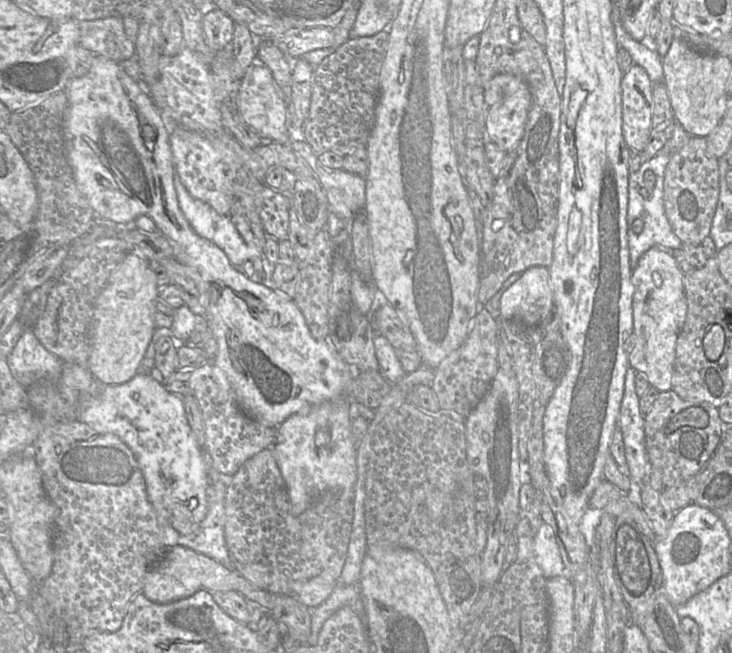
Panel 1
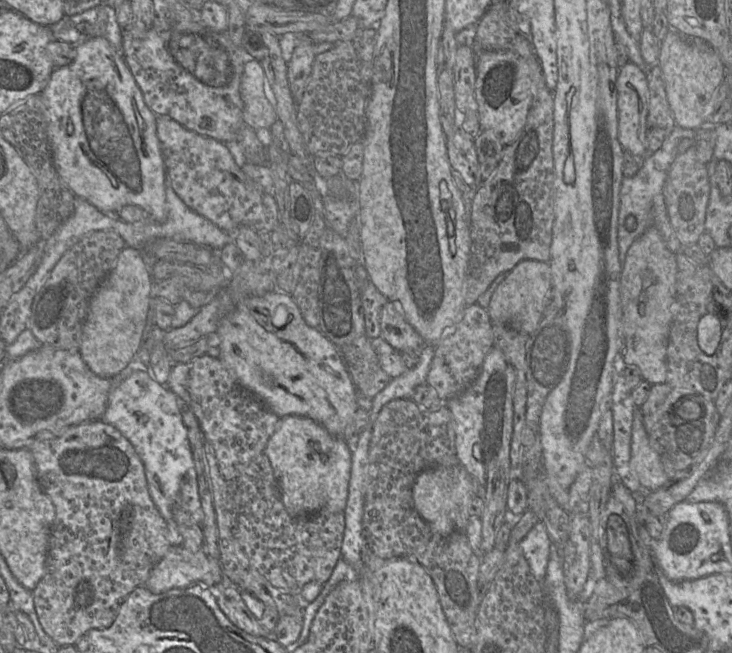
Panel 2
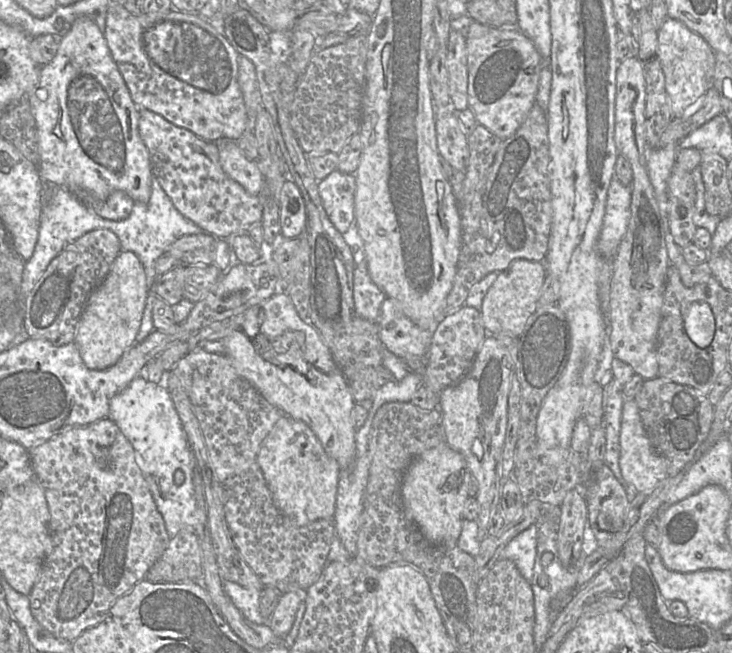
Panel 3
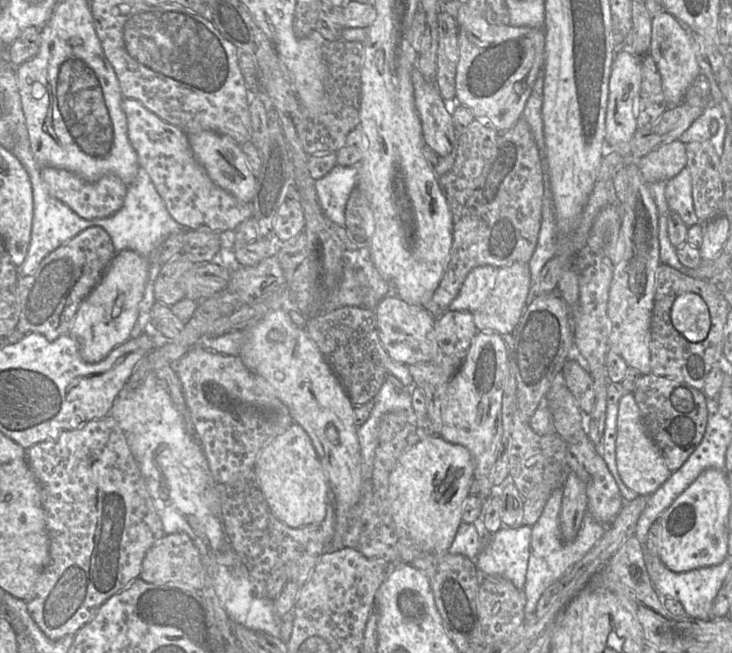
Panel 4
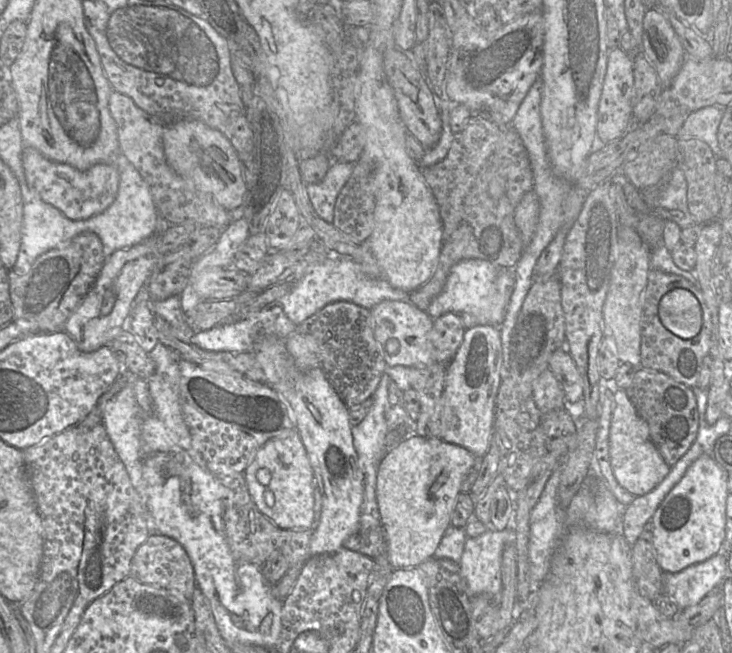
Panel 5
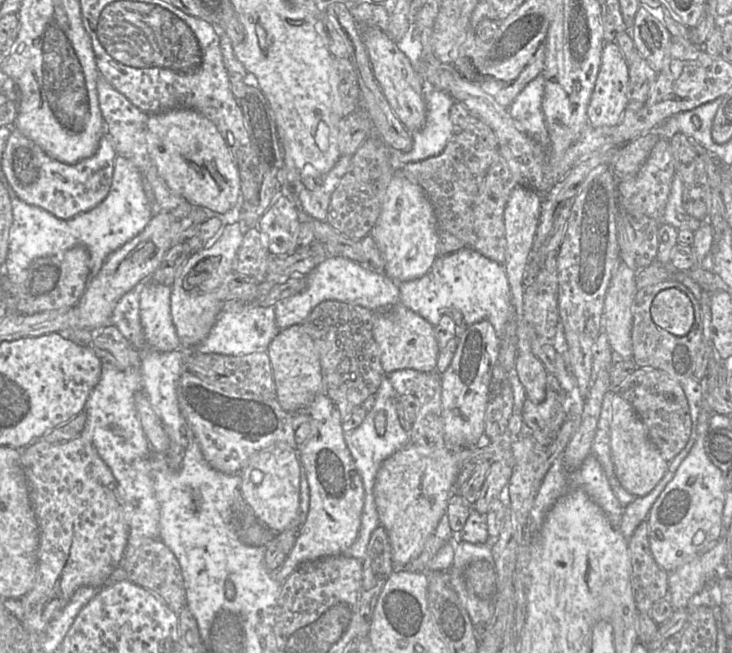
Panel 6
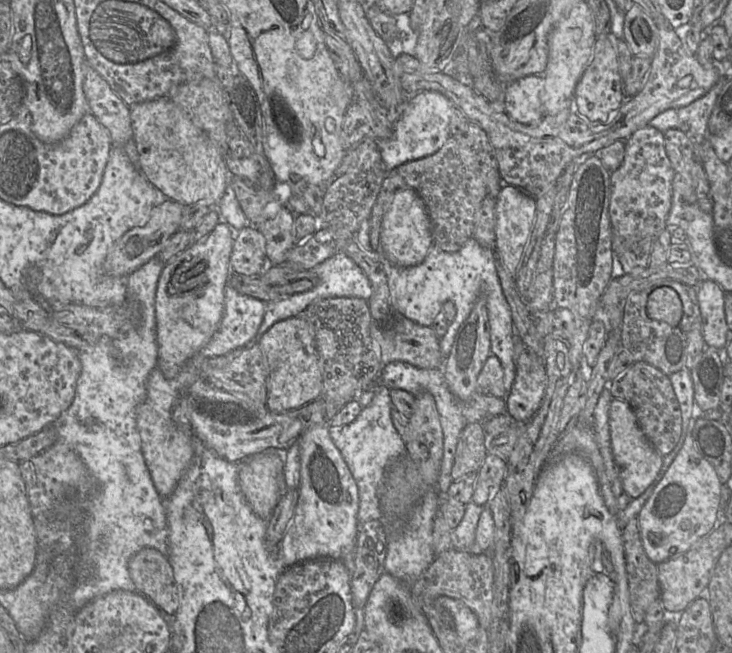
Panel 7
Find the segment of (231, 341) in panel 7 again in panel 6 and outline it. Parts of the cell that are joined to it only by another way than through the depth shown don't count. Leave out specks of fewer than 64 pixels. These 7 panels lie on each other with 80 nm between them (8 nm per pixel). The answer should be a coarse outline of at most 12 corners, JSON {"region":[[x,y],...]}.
{"region":[[224,302],[195,349],[266,352],[279,331],[274,306]]}

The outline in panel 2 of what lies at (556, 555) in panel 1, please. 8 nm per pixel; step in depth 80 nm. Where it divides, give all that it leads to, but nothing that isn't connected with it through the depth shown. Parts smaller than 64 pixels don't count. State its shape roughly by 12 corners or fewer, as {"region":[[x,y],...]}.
{"region":[[536,523],[519,543],[533,576],[545,579],[551,544]]}

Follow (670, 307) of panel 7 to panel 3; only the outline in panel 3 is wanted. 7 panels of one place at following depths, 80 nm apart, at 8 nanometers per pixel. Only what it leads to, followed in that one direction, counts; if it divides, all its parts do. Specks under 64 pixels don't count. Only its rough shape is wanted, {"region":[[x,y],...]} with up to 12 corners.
{"region":[[692,303],[684,325],[696,346],[713,341],[715,317],[707,303]]}

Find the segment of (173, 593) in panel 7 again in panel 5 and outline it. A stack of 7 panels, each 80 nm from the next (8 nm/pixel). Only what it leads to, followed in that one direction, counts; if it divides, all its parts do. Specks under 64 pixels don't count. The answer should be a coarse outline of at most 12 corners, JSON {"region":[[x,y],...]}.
{"region":[[153,533],[130,577],[192,601],[191,561],[176,540]]}

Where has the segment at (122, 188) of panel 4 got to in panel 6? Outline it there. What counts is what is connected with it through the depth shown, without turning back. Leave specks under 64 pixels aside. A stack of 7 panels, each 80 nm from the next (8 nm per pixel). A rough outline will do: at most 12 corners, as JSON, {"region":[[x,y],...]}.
{"region":[[13,128],[2,182],[68,220],[106,198],[116,156],[104,134],[75,164]]}

